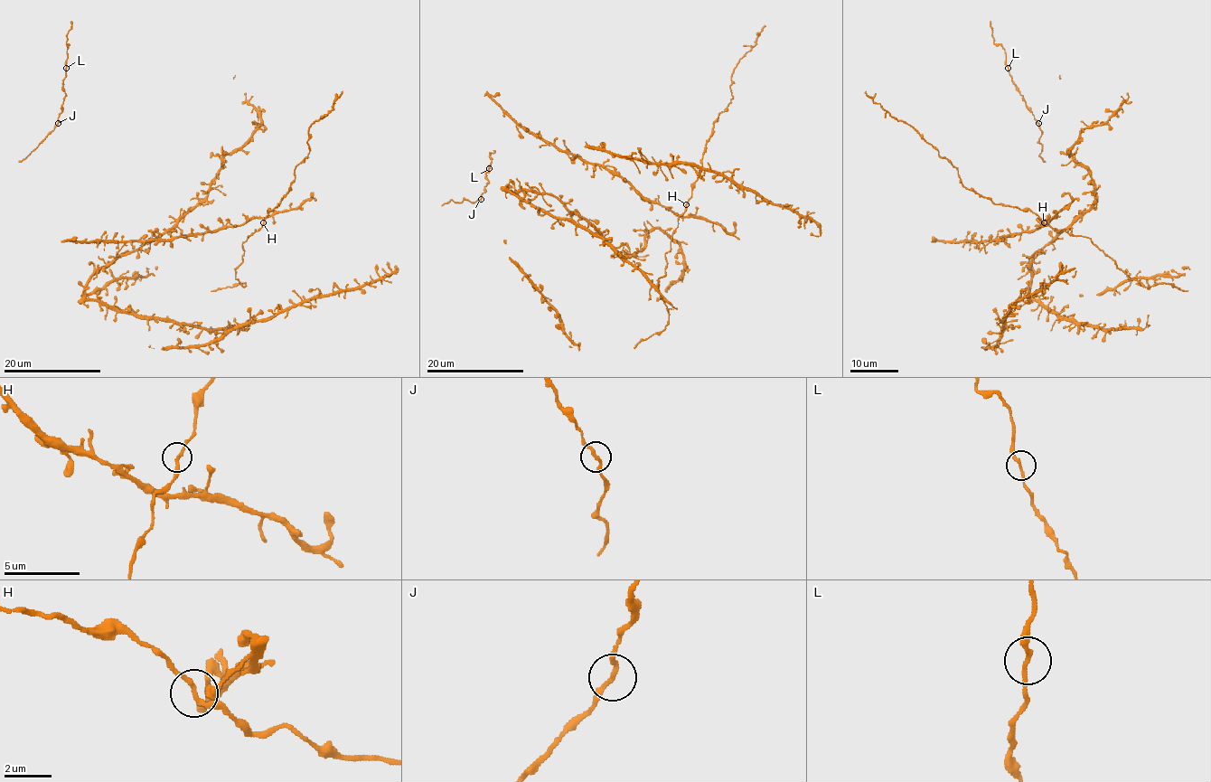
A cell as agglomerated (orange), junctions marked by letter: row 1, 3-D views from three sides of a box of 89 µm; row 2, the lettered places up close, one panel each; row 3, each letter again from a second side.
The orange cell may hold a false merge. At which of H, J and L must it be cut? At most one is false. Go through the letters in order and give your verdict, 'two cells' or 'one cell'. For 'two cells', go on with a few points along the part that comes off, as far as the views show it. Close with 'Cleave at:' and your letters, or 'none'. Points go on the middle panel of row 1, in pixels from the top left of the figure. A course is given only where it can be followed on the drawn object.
H: one cell
J: one cell
L: one cell
Cleave at: none

